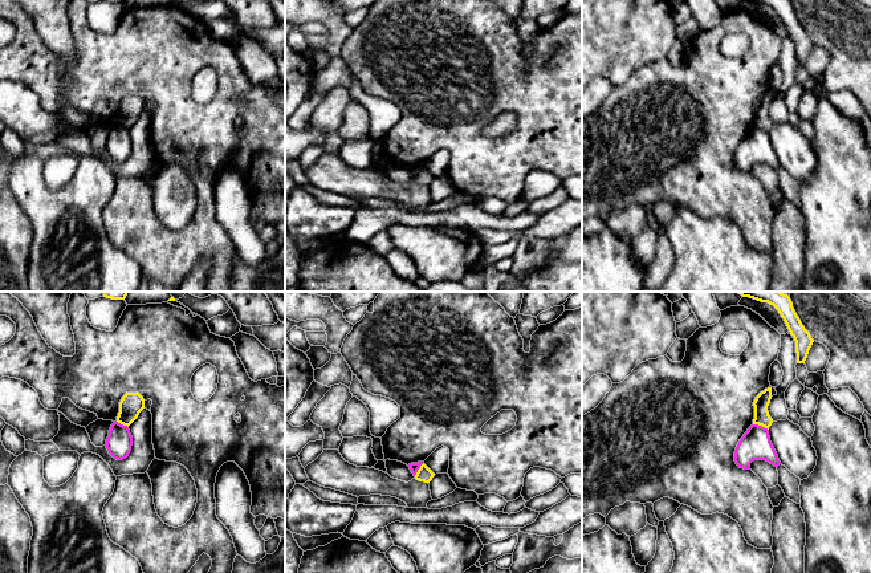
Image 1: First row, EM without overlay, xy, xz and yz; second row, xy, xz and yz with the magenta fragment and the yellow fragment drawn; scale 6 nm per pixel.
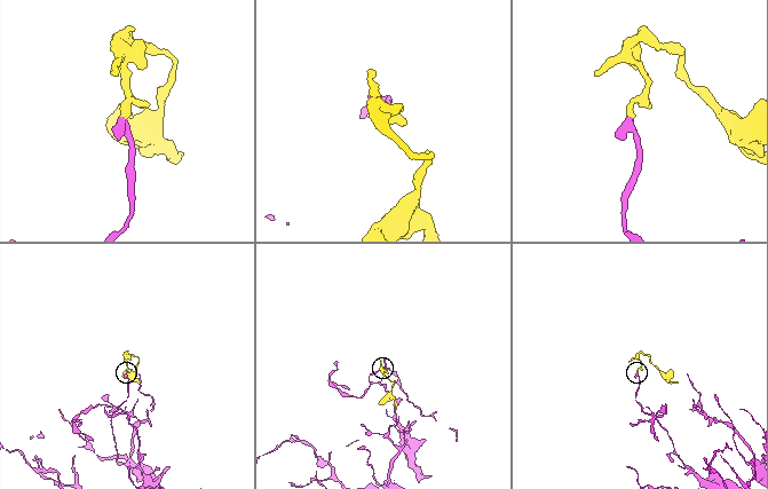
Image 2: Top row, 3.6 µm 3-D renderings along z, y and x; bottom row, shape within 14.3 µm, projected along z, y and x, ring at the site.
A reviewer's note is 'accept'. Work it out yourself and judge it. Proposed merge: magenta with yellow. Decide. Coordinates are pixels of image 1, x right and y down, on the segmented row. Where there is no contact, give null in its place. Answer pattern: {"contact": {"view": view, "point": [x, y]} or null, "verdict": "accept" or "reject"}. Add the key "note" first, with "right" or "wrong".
{"note": "wrong", "contact": {"view": "yz", "point": [761, 426]}, "verdict": "reject"}

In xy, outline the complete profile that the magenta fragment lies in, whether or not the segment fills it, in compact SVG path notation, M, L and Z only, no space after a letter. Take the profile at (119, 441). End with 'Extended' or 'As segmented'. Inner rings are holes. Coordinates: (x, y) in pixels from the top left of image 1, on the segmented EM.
M114 422L109 430L109 436L105 446L114 459L126 459L133 446L133 436L129 427Z. As segmented

